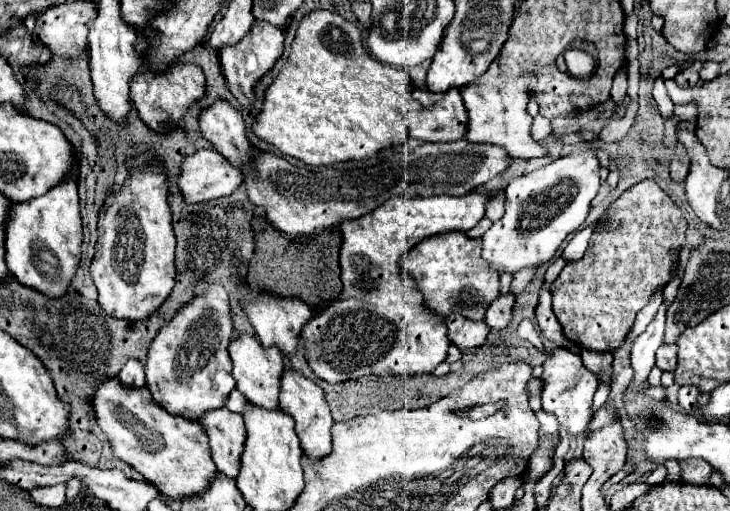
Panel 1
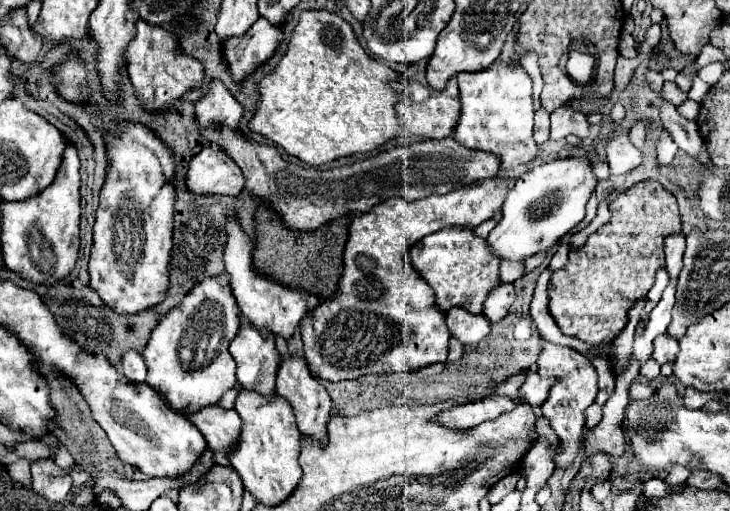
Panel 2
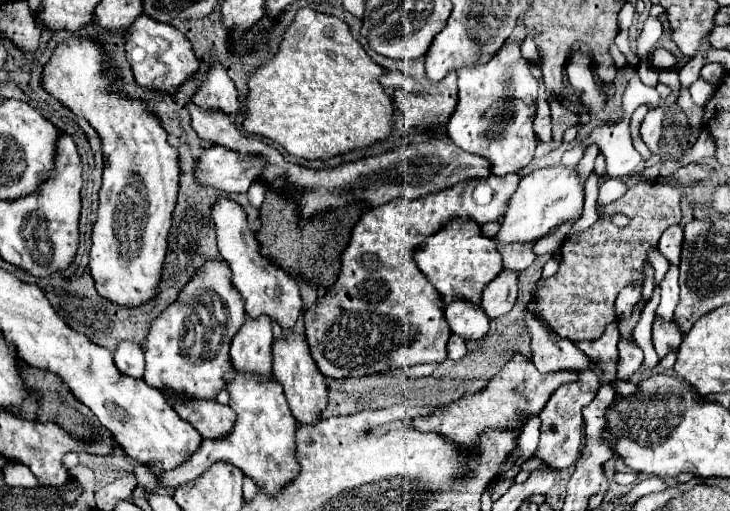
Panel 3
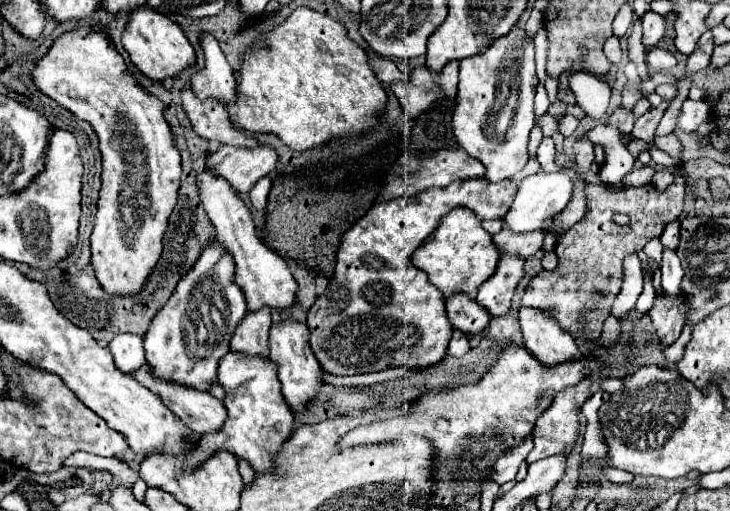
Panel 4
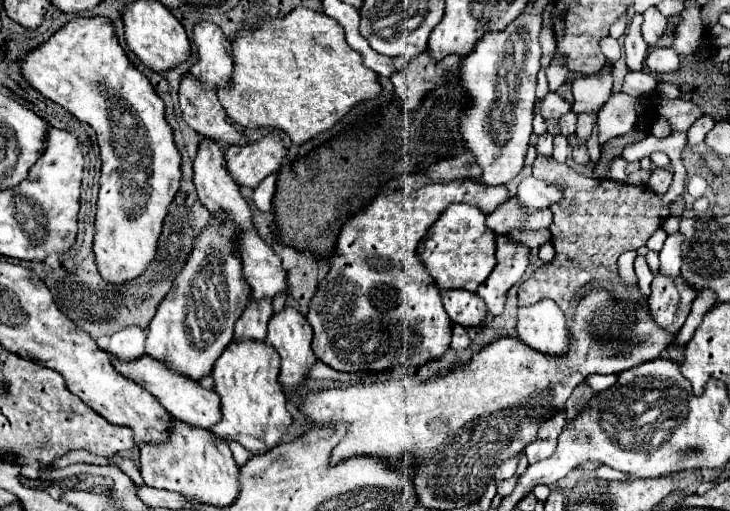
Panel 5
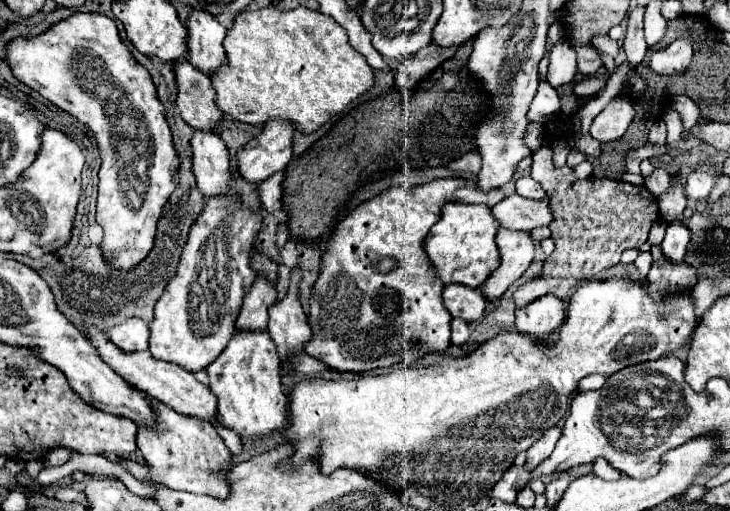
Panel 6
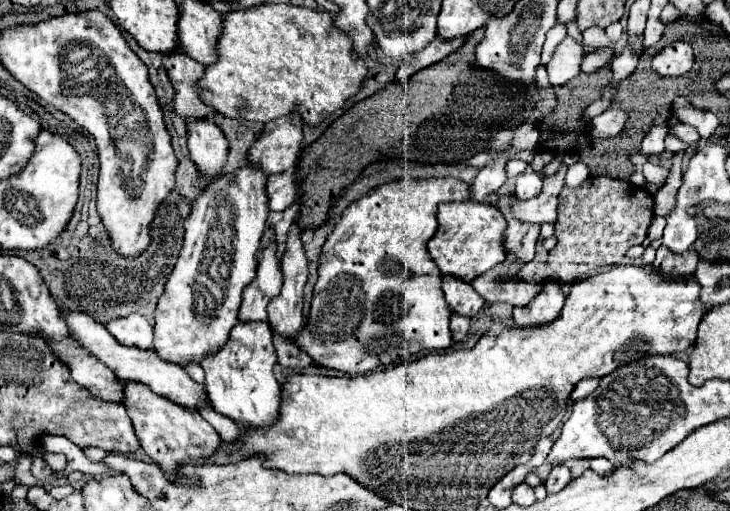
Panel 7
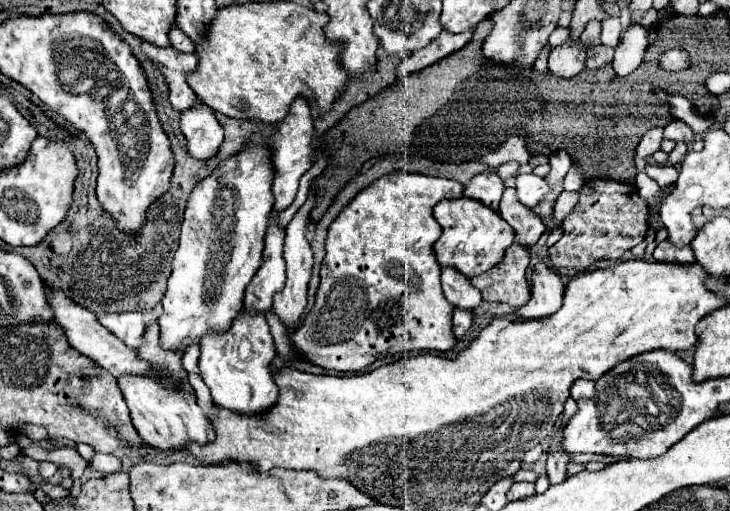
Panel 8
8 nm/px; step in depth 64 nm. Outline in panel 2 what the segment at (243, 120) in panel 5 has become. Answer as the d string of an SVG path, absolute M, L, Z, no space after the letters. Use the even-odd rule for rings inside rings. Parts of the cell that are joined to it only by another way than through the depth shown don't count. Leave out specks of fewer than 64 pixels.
M304 10L292 32L286 54L276 64L276 68L256 84L260 100L254 118L248 122L248 128L282 146L286 154L296 156L312 166L320 166L350 154L370 152L386 140L402 134L396 104L408 98L388 84L390 80L398 78L400 74L364 52L352 32L352 26L338 14L326 10Z

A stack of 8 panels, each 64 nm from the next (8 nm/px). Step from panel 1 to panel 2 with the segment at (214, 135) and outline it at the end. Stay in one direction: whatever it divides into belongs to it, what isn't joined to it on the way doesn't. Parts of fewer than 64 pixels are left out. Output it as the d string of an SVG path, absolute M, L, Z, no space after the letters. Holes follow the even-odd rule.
M222 80L210 82L208 94L196 102L196 114L202 126L226 124L238 132L238 122L242 118L242 106L234 94L224 86Z

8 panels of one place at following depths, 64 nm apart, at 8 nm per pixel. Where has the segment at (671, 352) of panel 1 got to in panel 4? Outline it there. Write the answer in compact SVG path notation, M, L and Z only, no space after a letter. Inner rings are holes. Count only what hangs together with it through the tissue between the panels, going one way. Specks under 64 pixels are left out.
M658 294L654 300L654 306L650 308L650 318L656 328L656 336L660 338L662 346L670 346L682 332L682 326L686 322L686 298L678 294L674 302L666 298L666 294Z

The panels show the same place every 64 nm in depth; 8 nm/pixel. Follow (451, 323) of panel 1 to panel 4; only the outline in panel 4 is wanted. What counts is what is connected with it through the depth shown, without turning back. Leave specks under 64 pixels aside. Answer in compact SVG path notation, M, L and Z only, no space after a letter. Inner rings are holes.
M452 294L446 298L446 312L452 326L466 334L478 334L490 322L488 310L484 306L478 306L478 302L468 294Z

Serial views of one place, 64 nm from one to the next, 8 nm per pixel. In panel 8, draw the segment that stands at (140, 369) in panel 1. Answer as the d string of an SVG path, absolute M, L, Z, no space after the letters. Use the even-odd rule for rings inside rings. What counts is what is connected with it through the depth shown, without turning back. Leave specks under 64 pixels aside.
M142 312L102 314L102 316L98 316L98 322L130 348L140 346L140 338L144 336L144 330L146 330L146 320L144 320Z

